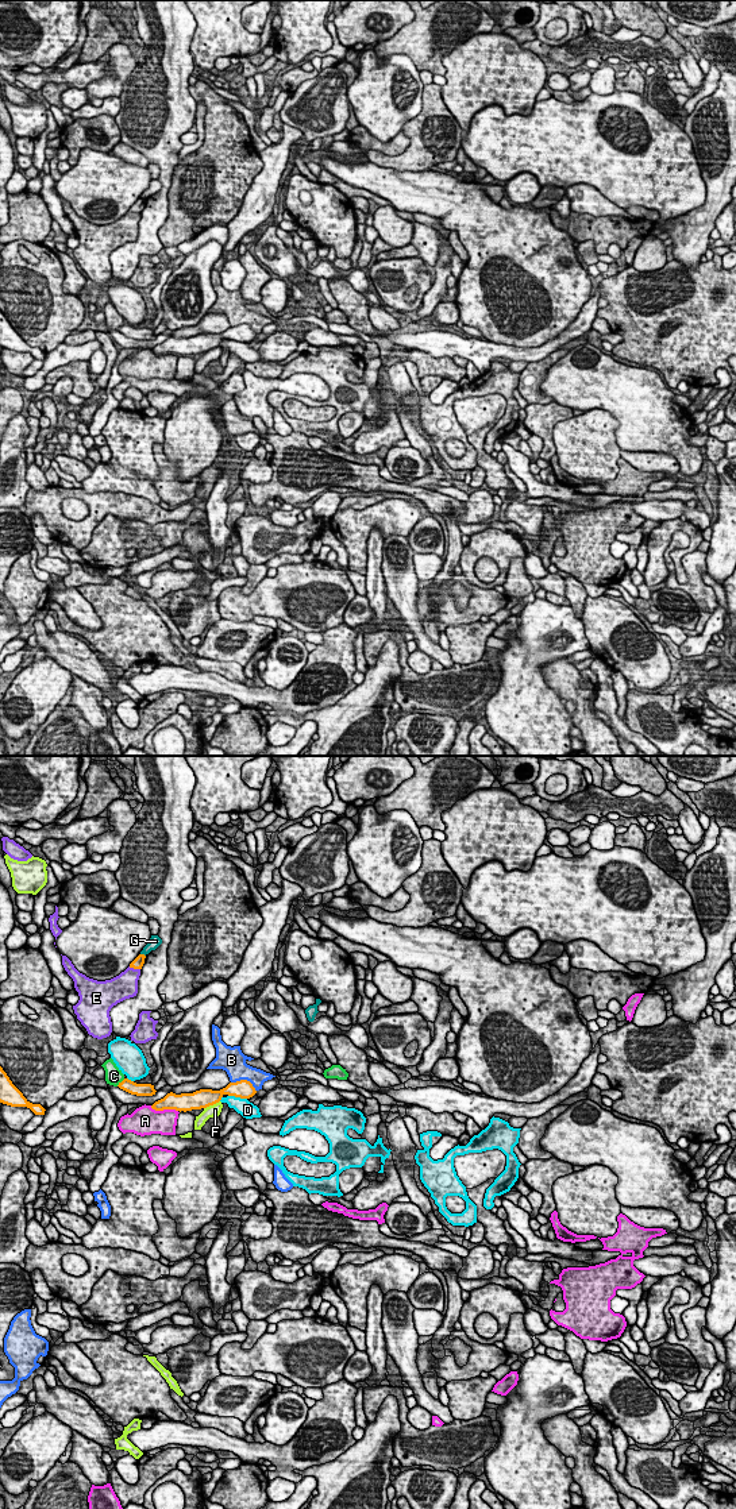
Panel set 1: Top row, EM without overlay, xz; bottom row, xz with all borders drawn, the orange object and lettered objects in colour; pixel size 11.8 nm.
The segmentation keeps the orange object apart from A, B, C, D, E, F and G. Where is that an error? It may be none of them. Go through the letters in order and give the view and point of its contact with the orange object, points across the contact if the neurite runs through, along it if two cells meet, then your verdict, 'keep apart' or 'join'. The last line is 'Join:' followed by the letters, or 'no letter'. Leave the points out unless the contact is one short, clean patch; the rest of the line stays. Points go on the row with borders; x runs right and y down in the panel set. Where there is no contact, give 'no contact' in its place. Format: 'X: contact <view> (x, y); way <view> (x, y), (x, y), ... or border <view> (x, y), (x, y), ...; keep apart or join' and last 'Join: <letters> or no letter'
A: contact xz (164, 1108); keep apart
B: contact xz (245, 1080); keep apart
C: contact xz (122, 1081); keep apart
D: contact xz (238, 1096); keep apart
E: contact xz (134, 968); keep apart
F: contact xz (211, 1104); keep apart
G: contact xz (143, 954); border xz (141, 953), (145, 956); keep apart
Join: no letter

